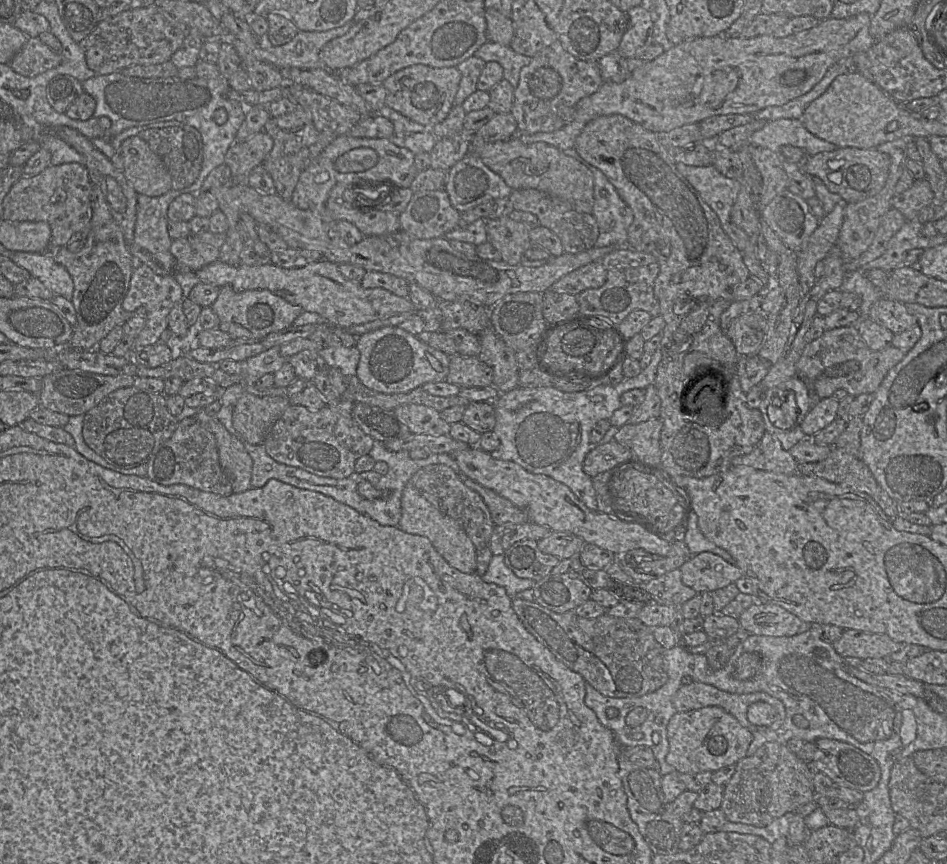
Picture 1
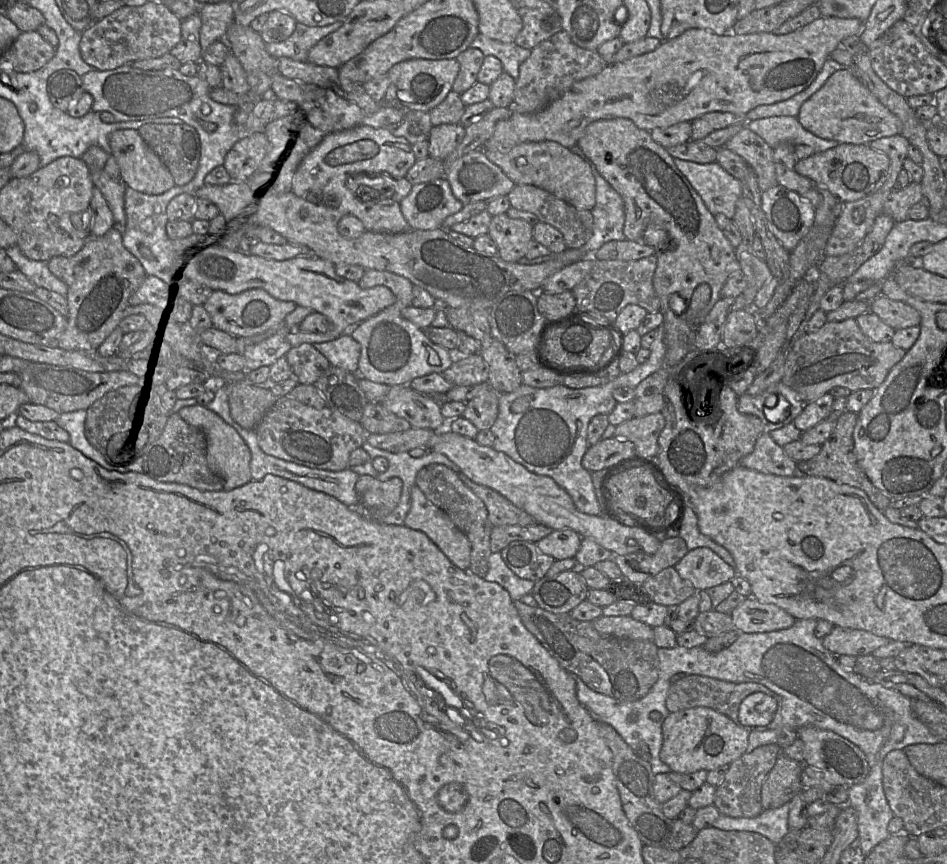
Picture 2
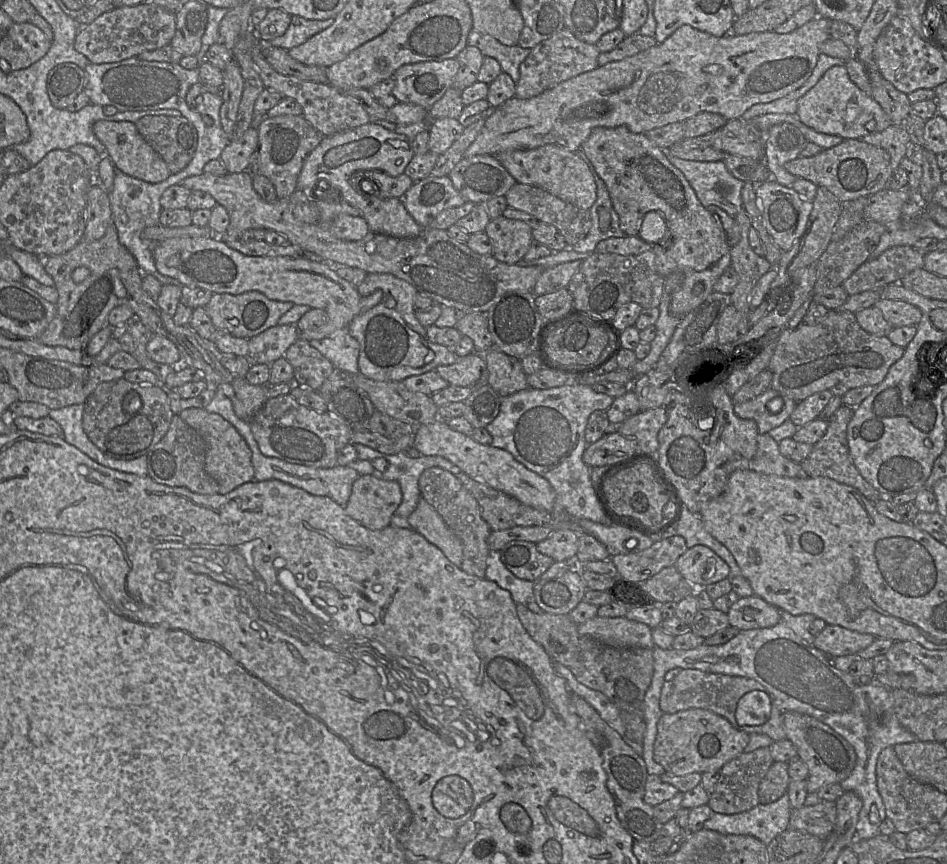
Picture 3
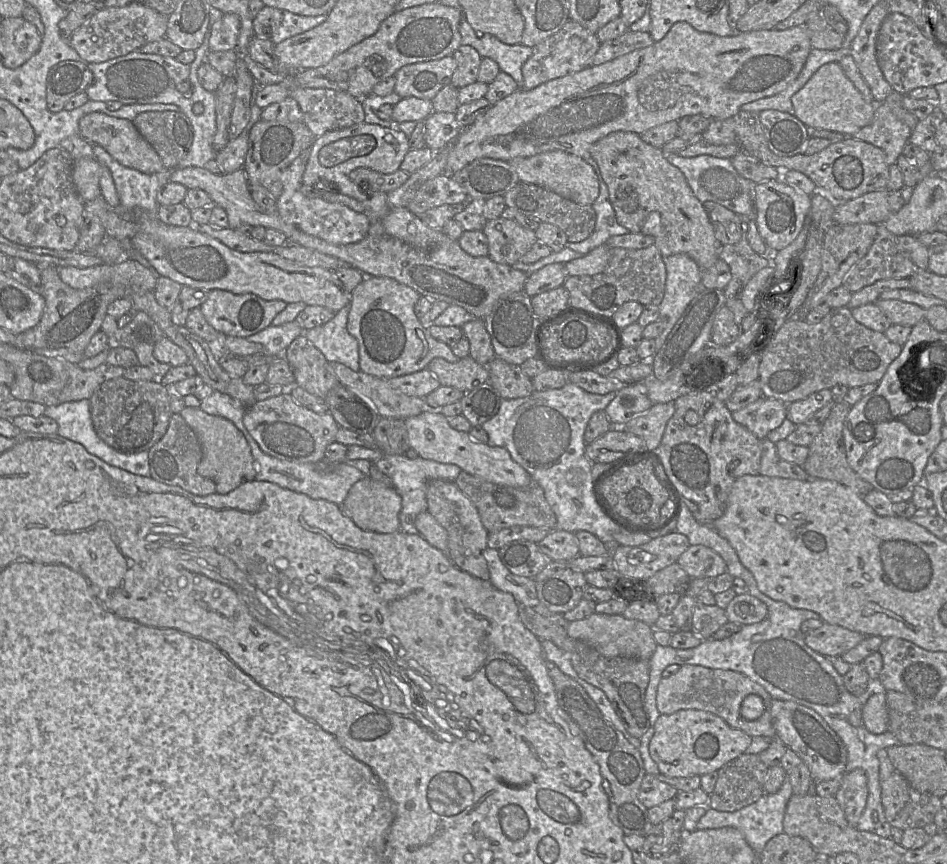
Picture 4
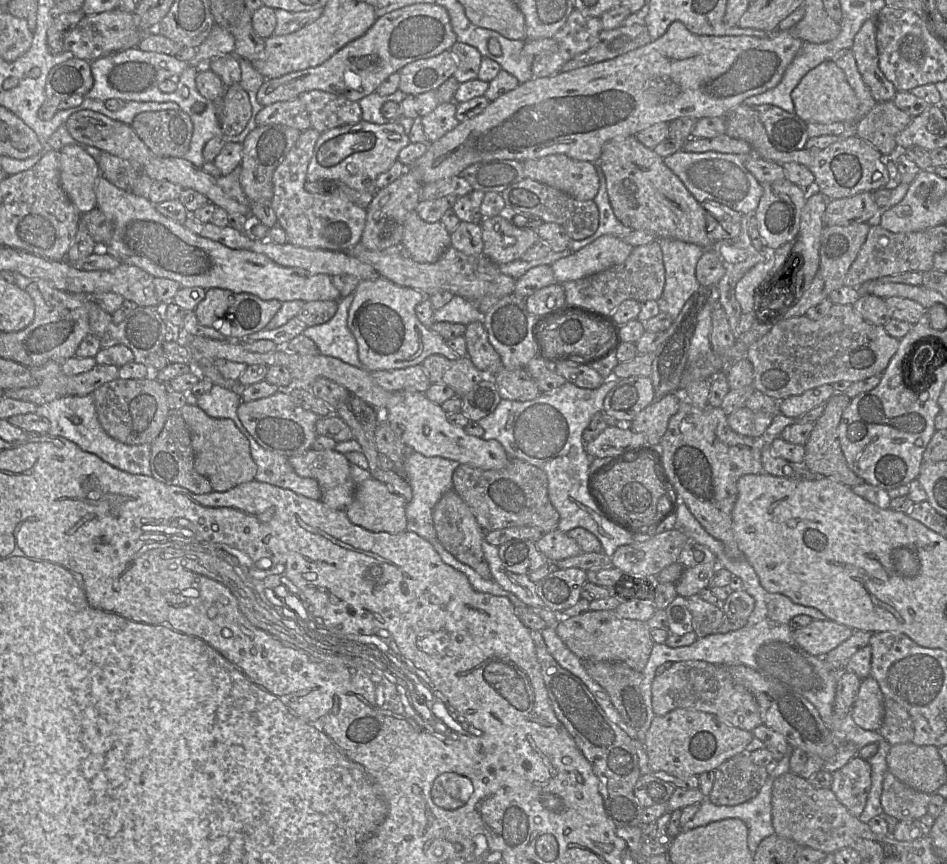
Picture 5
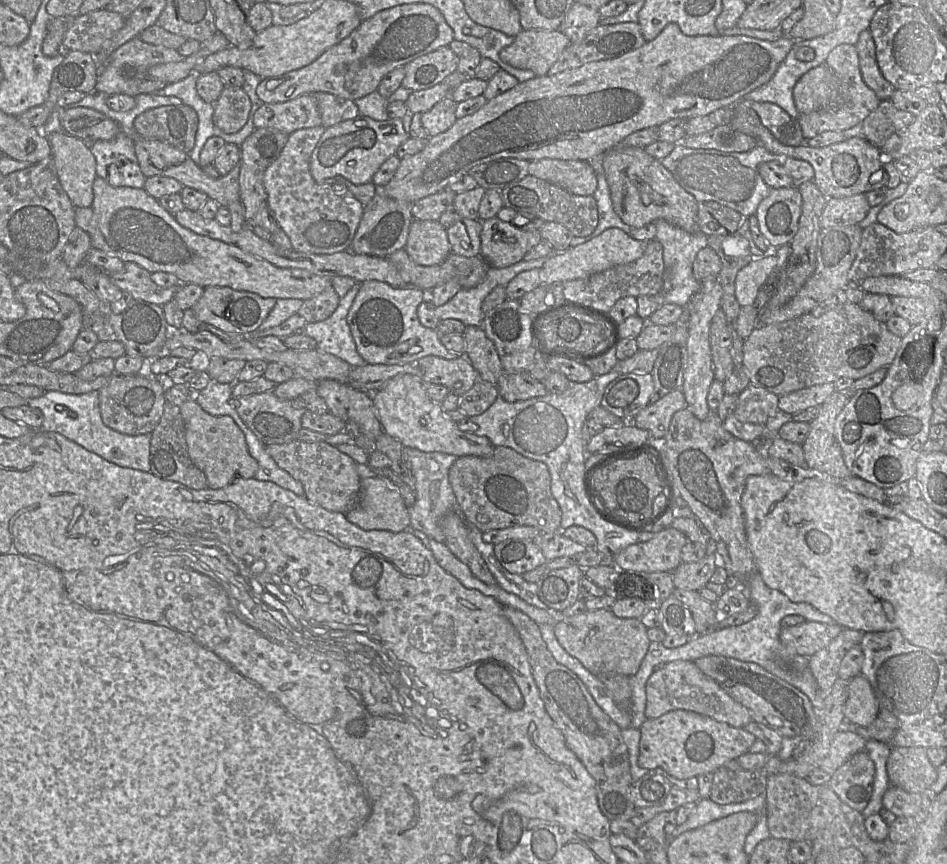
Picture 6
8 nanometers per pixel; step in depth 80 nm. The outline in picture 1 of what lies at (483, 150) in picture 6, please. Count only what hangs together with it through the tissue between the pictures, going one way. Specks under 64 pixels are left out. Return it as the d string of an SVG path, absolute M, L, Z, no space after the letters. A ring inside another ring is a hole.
M860 13L844 19L827 18L815 27L783 38L763 35L753 38L697 37L688 39L664 51L660 56L632 71L622 82L603 82L593 94L581 99L573 119L559 130L535 134L516 133L514 137L533 143L543 141L564 151L573 148L576 138L591 120L619 114L651 132L668 132L686 124L728 114L754 115L769 106L781 106L809 92L828 69L857 53L867 53L875 40L869 32L871 16Z

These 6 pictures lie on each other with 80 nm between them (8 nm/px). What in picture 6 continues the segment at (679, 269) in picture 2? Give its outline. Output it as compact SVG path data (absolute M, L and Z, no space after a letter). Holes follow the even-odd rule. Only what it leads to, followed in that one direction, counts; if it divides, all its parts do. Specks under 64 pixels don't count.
M618 144L603 154L602 170L609 186L613 210L631 229L663 219L689 233L699 231L695 198L680 187L660 161L649 156L643 148Z

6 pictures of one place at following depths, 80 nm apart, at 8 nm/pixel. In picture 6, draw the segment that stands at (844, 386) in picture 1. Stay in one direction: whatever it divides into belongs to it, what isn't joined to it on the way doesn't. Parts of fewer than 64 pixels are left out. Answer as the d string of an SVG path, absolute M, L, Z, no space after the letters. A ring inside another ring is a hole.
M838 304L819 317L806 313L781 323L757 325L743 343L742 367L751 385L783 396L814 385L835 382L840 378L857 380L880 368L888 368L901 342L901 337L893 334L884 322L862 309L859 304Z

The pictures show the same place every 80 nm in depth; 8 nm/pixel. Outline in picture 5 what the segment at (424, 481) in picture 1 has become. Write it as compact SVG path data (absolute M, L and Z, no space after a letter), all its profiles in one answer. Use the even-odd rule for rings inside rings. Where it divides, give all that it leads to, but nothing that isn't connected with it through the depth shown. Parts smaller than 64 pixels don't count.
M454 491L446 492L433 509L433 524L437 540L458 561L470 566L483 579L491 580L492 574L482 551L485 531L479 526L469 506Z

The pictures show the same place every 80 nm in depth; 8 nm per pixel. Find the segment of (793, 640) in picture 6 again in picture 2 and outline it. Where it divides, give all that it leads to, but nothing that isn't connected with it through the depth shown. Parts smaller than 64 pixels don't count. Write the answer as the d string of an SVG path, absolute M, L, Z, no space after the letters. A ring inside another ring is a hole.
M834 626L822 640L824 647L836 657L840 655L865 656L889 643L886 637L877 636L860 629Z

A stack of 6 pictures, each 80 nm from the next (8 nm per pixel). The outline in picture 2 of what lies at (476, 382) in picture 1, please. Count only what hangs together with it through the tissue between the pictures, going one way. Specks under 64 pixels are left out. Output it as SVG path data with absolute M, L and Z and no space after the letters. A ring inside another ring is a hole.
M476 353L469 356L456 356L452 365L441 375L455 386L488 384L489 368L480 353Z

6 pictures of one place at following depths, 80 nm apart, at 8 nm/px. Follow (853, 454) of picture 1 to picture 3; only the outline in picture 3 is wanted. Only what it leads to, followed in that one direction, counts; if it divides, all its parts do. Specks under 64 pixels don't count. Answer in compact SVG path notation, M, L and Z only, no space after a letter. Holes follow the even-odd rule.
M842 405L829 419L825 435L813 445L810 455L800 463L803 473L808 477L827 477L838 483L856 488L869 501L876 502L882 495L871 486L857 470L851 459L847 444L847 427L853 416L853 408Z

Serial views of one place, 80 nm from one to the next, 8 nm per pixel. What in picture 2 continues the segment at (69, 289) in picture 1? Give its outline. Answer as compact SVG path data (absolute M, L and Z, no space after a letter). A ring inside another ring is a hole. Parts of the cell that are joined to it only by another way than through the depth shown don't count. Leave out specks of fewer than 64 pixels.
M18 246L5 249L8 257L36 287L57 292L66 297L68 287L65 282L56 277L48 268L46 261L33 260L25 256Z

